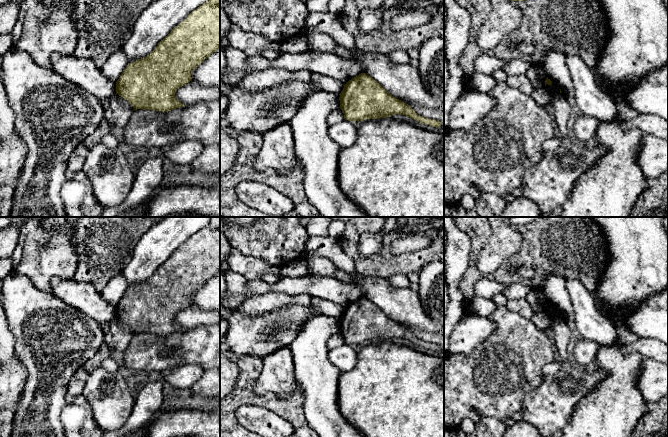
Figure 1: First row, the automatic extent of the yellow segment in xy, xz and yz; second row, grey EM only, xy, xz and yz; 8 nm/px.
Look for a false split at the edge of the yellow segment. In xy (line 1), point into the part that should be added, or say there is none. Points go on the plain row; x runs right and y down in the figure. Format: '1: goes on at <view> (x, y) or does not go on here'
1: does not go on here

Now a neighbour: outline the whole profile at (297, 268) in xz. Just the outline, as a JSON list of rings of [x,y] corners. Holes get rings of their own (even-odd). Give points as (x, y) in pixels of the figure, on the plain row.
[[[302,258],[293,260],[281,266],[281,278],[299,278],[308,276],[306,261]]]

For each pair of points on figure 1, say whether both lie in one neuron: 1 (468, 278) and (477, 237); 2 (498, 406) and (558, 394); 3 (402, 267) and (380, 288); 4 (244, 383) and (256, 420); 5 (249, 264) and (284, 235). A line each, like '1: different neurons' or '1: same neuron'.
1: same neuron
2: different neurons
3: different neurons
4: different neurons
5: different neurons

